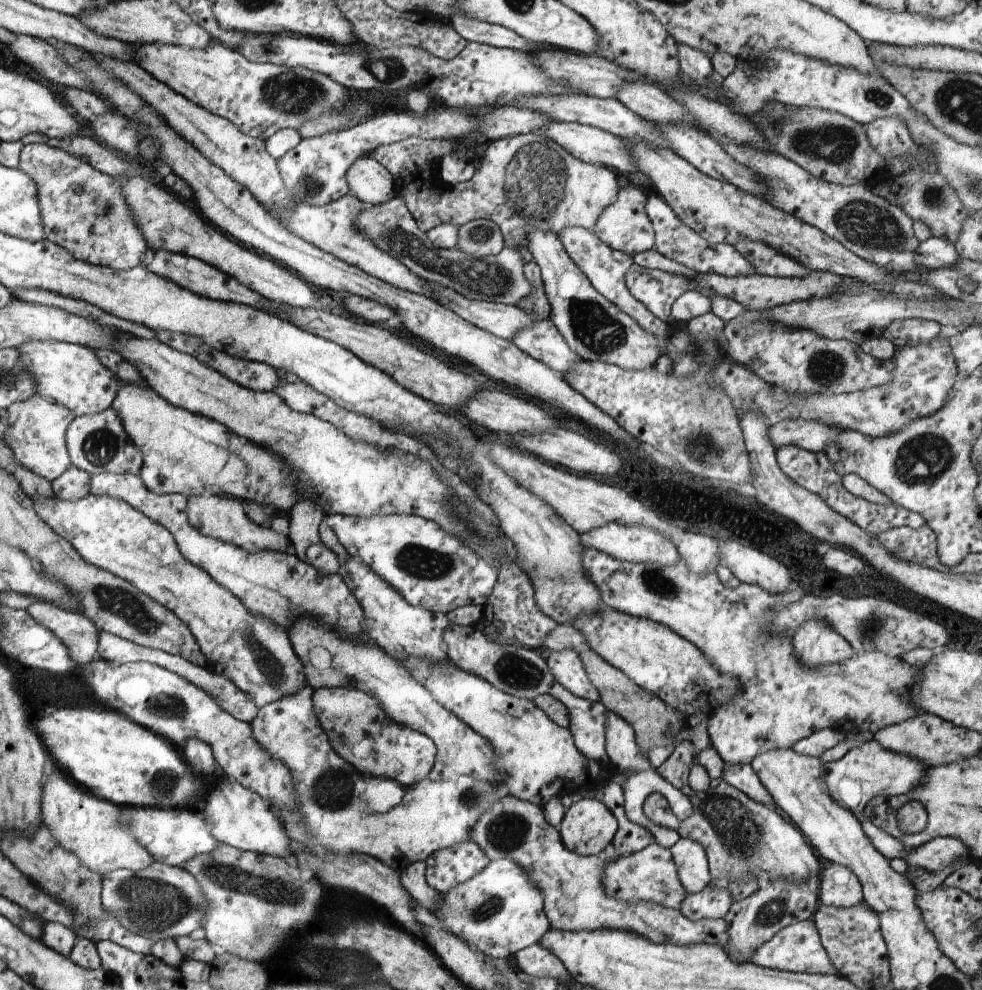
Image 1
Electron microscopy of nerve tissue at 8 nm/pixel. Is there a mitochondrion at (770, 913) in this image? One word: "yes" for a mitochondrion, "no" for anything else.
yes

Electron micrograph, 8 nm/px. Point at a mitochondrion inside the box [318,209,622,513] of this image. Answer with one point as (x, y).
(480, 279)

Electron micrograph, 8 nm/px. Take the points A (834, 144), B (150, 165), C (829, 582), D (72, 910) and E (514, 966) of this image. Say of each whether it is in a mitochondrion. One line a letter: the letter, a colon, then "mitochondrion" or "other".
A: mitochondrion
B: other
C: other
D: other
E: other

